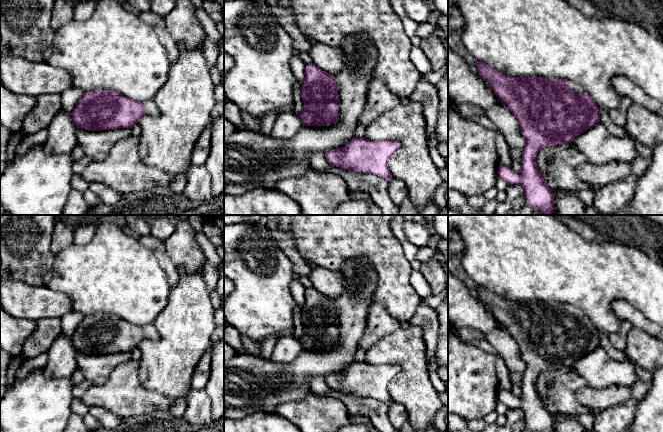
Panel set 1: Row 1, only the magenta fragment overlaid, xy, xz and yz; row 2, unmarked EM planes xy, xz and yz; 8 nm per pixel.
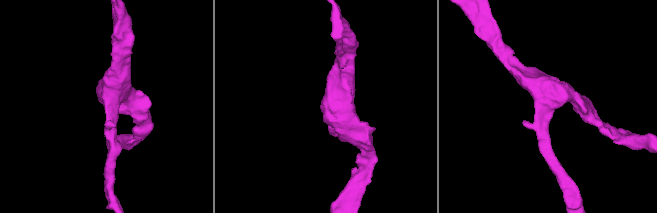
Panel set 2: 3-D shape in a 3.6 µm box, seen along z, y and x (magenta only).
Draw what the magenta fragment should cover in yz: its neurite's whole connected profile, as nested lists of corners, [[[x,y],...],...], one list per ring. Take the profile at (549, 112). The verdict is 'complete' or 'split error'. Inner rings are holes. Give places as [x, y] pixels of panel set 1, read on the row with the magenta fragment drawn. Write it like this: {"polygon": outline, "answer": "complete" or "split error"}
{"polygon": [[[476,61],[475,65],[481,78],[492,85],[494,94],[510,108],[526,140],[521,173],[517,174],[512,168],[500,165],[497,171],[498,176],[510,185],[520,185],[524,189],[528,206],[545,215],[551,215],[555,209],[552,189],[547,186],[546,175],[537,167],[537,154],[542,148],[571,143],[575,137],[600,122],[598,105],[582,86],[570,80],[552,80],[535,76],[512,77],[504,75],[481,61]]], "answer": "split error"}

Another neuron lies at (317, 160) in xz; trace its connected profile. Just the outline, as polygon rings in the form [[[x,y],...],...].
[[[313,152],[309,157],[309,164],[312,169],[318,173],[327,173],[329,163],[325,157],[324,152]]]

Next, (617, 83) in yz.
[[[621,75],[614,76],[612,79],[612,86],[621,96],[628,97],[645,109],[663,117],[663,103],[649,96],[626,77]]]

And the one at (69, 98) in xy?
[[[75,86],[66,89],[60,94],[62,109],[71,114],[83,94],[83,90]]]

